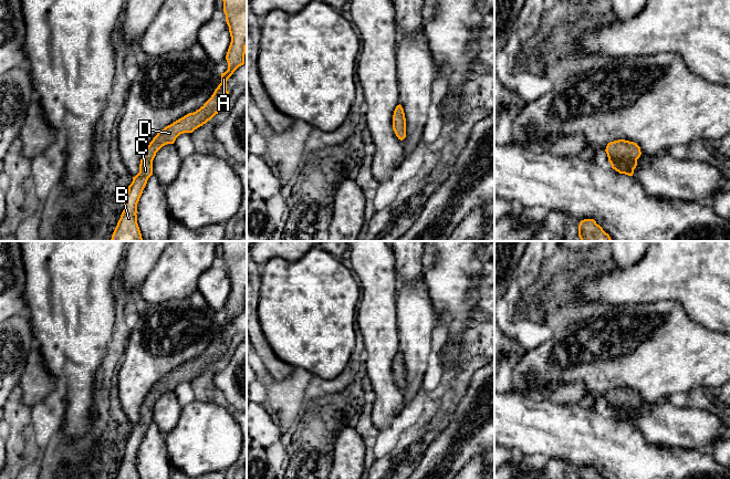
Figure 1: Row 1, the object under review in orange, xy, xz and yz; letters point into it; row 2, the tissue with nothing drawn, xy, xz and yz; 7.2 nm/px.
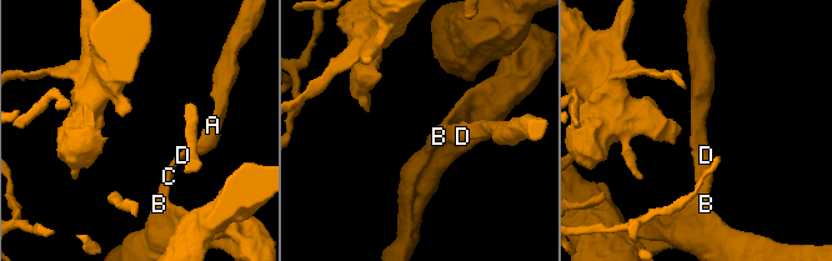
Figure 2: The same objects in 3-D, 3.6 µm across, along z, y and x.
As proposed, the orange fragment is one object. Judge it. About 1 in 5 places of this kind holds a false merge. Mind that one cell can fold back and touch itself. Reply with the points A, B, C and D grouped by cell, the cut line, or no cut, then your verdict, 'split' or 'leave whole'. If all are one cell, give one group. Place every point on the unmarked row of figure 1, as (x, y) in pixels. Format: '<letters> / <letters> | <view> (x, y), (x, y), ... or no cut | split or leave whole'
A B C D | no cut | leave whole

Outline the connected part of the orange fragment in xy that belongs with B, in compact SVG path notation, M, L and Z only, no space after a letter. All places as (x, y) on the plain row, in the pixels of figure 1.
M222 241L222 249L231 284L226 303L228 317L221 321L221 331L199 357L166 374L149 391L142 404L139 420L133 425L133 429L128 434L124 458L114 479L140 479L136 462L137 451L148 426L153 423L153 408L156 400L163 394L174 392L180 382L192 381L206 372L228 352L230 342L227 339L227 329L239 314L244 312L247 295L247 241Z

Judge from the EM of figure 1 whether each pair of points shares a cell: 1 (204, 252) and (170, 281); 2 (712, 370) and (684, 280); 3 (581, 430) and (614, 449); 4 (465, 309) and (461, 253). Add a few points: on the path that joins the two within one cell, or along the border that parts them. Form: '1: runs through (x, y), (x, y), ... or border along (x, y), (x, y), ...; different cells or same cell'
1: runs through (196, 256), (178, 273); same cell
2: border along (679, 303), (690, 318), (704, 326), (718, 332); different cells
3: runs through (588, 438), (606, 444); same cell
4: runs through (461, 295), (461, 267); same cell

